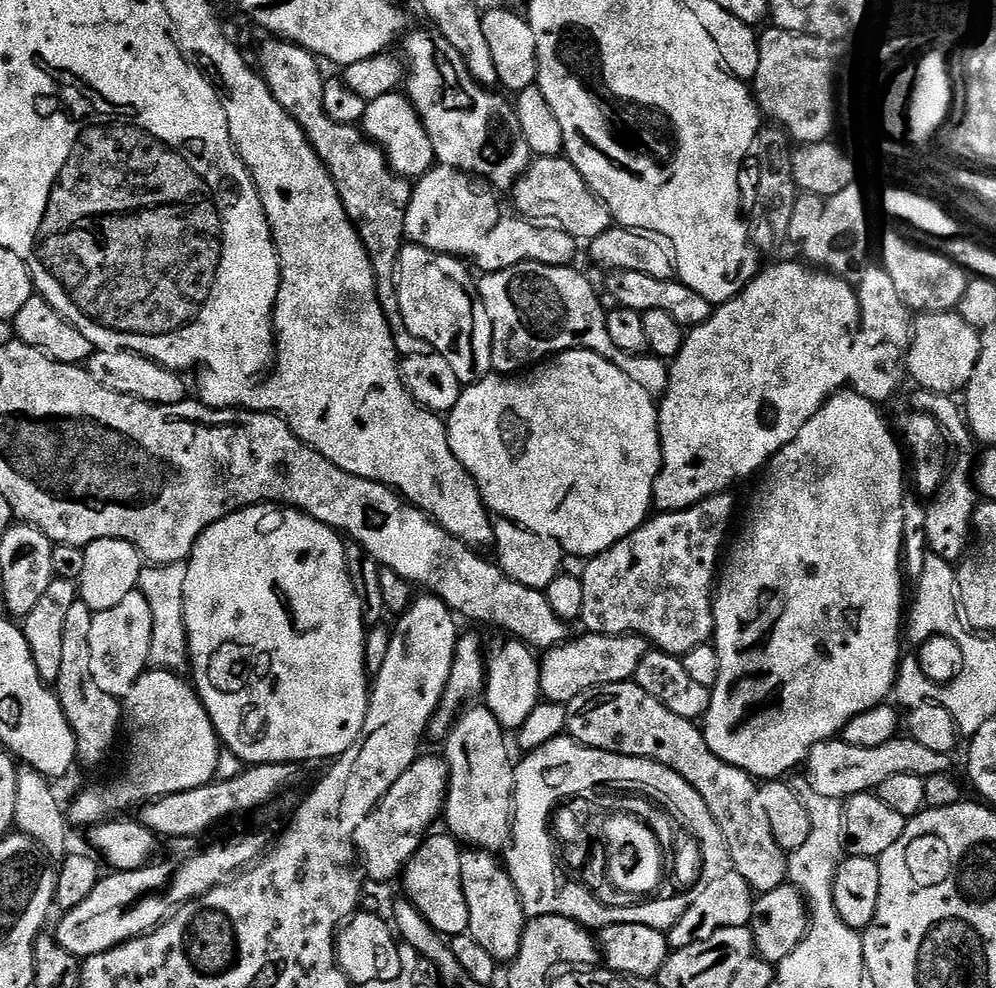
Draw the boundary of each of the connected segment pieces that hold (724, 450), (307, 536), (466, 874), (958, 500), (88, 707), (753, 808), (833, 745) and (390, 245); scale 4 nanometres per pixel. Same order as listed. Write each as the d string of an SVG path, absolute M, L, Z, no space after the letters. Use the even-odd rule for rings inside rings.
M807 263L778 264L766 272L761 271L755 280L744 287L734 299L719 305L712 317L691 329L684 340L684 346L676 359L671 361L668 374L668 388L658 404L660 413L660 473L656 479L654 504L660 512L682 512L702 502L707 496L727 493L736 480L748 480L756 471L767 465L773 456L777 456L786 445L814 418L825 400L845 387L843 372L850 362L850 345L860 328L860 298L855 287L847 284L830 271L817 270Z
M261 502L250 508L241 508L214 522L196 539L196 544L192 547L192 555L186 561L186 630L190 676L223 747L236 754L245 765L304 766L307 765L307 760L331 761L350 750L352 743L360 737L360 731L366 722L370 697L370 672L364 669L364 663L370 659L370 648L367 643L364 645L366 605L354 583L354 576L352 584L352 576L348 573L348 552L343 543L345 541L336 529L318 522L300 509L279 502Z
M468 850L462 858L464 893L470 906L468 932L498 962L511 962L520 953L526 917L518 890L499 855L479 850Z
M917 389L910 402L913 411L924 411L934 417L944 430L945 439L949 443L951 460L945 475L943 486L940 487L931 502L926 506L926 534L929 551L945 560L961 561L967 553L966 546L972 538L976 510L980 504L979 495L974 485L976 453L974 454L975 439L967 425L961 405L954 402L952 396L938 395L936 392ZM966 550L966 551L965 551ZM956 559L956 560L955 560Z
M77 598L66 613L66 630L62 630L62 670L54 682L54 691L76 735L76 754L81 765L100 764L116 744L116 731L122 728L122 704L102 690L90 674L90 622L92 612Z
M634 682L595 689L579 705L580 713L569 719L567 735L587 748L653 760L686 778L686 782L702 794L702 802L706 802L714 822L721 828L734 871L746 878L753 893L778 890L778 886L788 880L790 856L778 846L774 830L770 830L770 818L766 818L760 797L761 785L749 772L722 762L722 758L706 746L701 725L691 724L687 715L670 710L658 697Z
M898 736L882 746L866 749L848 745L842 738L833 738L808 751L806 779L809 786L818 790L818 794L844 802L848 797L863 792L875 793L876 788L894 774L918 774L927 778L948 772L948 762L949 754L938 754L938 750L929 750L909 736Z
M268 38L260 48L259 71L268 83L268 88L278 98L278 102L300 123L300 129L306 133L312 148L320 155L320 161L328 167L328 173L334 178L338 186L338 194L344 203L344 209L360 229L360 237L364 239L368 253L372 258L372 265L376 270L376 282L380 289L380 302L389 321L400 320L400 308L397 304L397 264L402 247L406 244L404 223L406 210L410 206L413 185L405 177L397 176L388 164L388 157L384 155L378 144L373 144L363 131L355 124L339 124L327 116L326 106L323 105L324 86L326 76L320 73L321 61L306 49L290 40Z

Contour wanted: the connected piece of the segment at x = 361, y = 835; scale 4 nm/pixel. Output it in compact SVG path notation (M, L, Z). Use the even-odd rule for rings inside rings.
M424 754L417 758L358 829L358 860L370 879L397 879L433 831L432 823L441 819L448 799L448 761L437 756Z

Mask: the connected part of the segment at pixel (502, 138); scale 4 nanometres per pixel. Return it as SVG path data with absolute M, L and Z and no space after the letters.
M435 31L411 32L403 41L406 95L424 121L437 161L443 167L479 176L497 190L515 188L534 157L518 131L520 119L513 101L503 100L496 90L479 84L471 76L462 54L446 37Z

